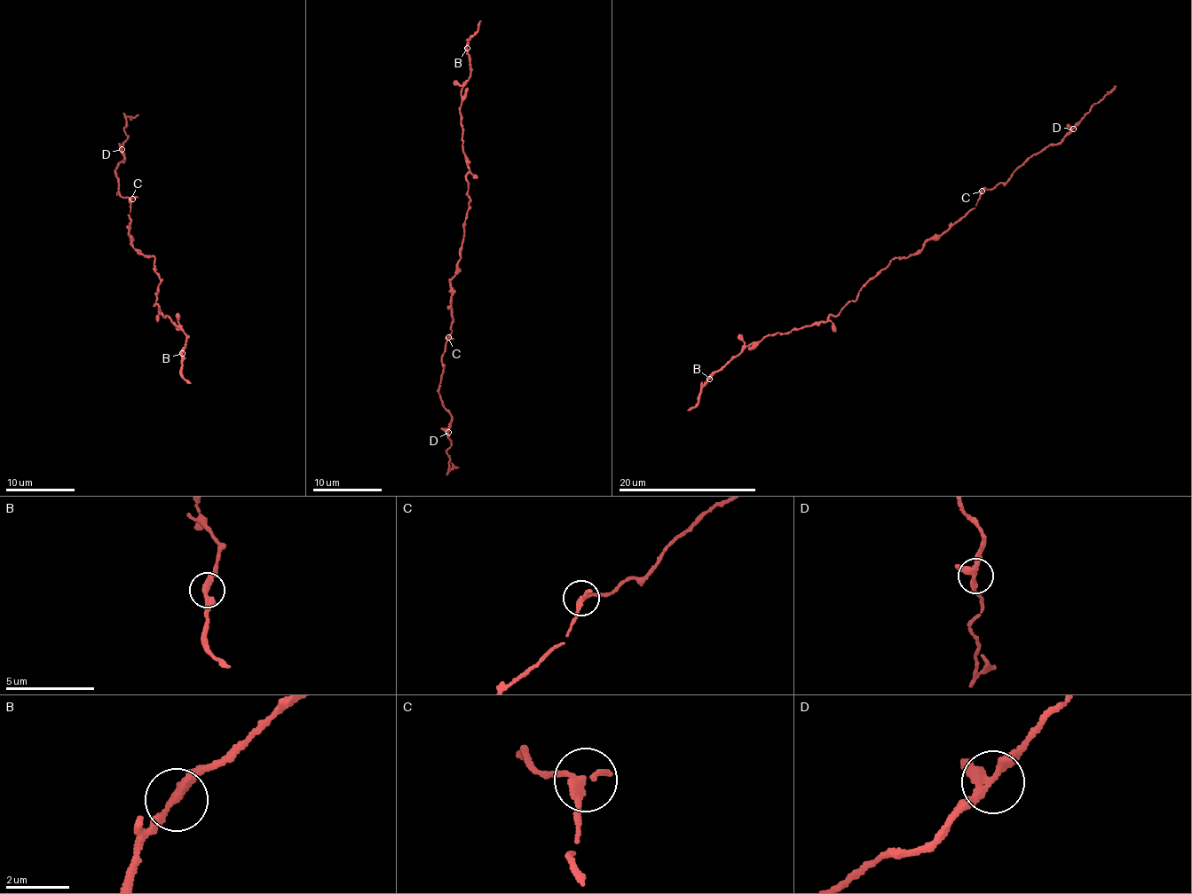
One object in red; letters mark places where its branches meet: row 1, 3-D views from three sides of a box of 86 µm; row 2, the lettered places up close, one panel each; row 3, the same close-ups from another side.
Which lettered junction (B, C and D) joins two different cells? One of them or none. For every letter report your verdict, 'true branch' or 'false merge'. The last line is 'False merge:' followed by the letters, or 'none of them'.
B: true branch
C: true branch
D: true branch
False merge: none of them

